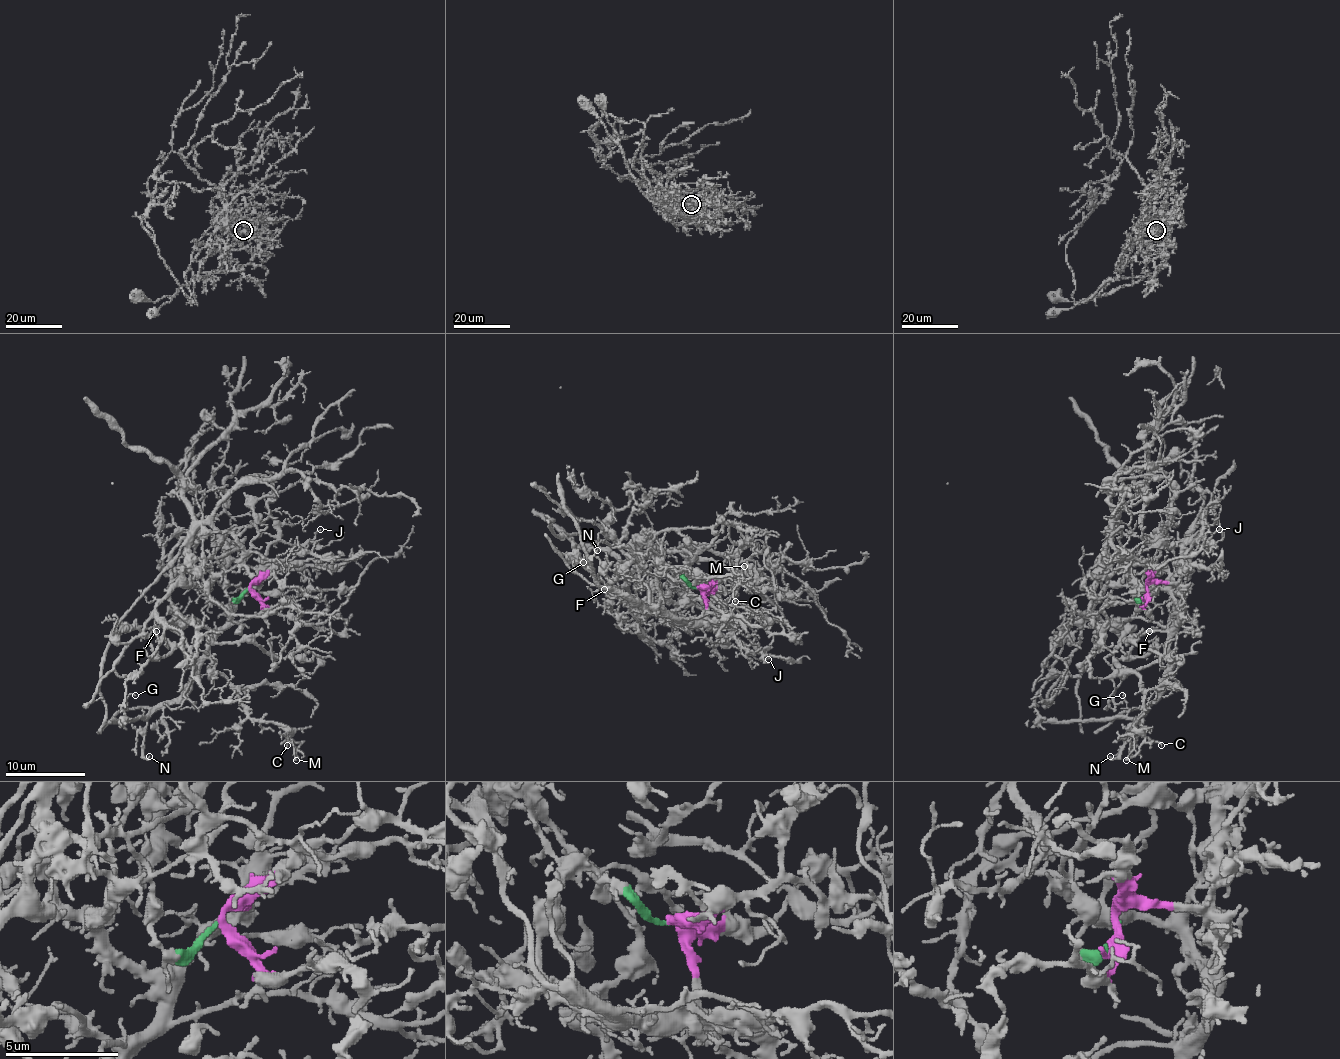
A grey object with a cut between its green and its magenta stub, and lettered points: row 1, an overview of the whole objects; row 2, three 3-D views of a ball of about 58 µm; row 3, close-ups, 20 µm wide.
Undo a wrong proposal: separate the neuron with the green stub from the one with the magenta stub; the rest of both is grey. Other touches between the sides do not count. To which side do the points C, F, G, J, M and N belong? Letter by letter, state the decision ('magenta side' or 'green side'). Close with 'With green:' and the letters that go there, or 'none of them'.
C: magenta side
F: magenta side
G: magenta side
J: magenta side
M: magenta side
N: magenta side
With green: none of them

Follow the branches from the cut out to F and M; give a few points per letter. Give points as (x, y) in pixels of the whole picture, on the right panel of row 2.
F: (1148, 588), (1174, 582), (1180, 590), (1180, 628), (1168, 656), (1156, 648), (1130, 654), (1150, 630)
M: (1148, 588), (1174, 582), (1180, 628), (1168, 652), (1134, 672), (1142, 714), (1126, 759)

